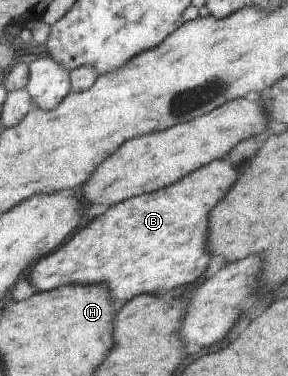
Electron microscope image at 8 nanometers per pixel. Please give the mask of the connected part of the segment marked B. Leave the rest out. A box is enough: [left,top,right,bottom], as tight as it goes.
[28,158,239,305]

